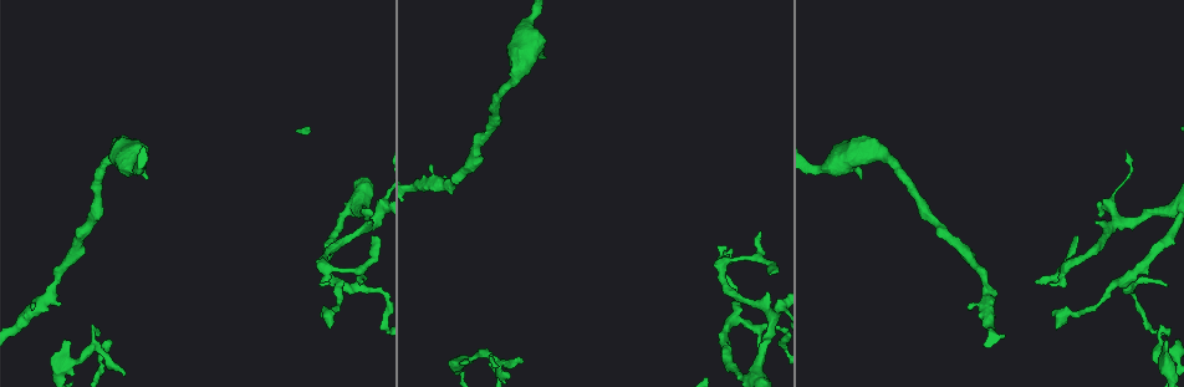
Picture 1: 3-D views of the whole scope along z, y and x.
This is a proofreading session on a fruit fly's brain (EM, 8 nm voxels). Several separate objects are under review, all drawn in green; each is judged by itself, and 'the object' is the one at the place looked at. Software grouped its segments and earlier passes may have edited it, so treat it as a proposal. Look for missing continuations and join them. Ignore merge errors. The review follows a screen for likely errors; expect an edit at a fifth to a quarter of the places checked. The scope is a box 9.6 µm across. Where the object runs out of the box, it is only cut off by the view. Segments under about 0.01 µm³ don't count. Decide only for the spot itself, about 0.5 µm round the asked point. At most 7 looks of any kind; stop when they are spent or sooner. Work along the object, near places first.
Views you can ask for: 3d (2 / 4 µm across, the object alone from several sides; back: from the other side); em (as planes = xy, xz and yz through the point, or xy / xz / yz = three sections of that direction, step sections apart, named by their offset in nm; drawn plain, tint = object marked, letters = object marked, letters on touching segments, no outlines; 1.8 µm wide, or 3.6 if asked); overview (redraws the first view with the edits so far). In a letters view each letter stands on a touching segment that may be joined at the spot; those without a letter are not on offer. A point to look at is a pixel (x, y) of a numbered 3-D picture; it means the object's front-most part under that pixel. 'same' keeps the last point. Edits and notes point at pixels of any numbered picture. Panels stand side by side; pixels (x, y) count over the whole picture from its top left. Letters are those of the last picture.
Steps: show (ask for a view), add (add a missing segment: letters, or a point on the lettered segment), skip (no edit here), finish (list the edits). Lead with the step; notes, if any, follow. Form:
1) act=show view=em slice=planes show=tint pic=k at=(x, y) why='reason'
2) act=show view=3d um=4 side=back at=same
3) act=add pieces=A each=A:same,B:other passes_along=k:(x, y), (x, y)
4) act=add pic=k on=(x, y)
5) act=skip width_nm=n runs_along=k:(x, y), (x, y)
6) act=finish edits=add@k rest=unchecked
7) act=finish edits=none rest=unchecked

act=show view=3d um=2 pic=1 at=(53, 283) why='narrows sharply'

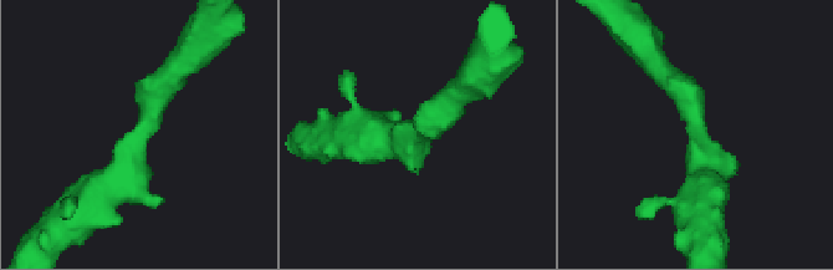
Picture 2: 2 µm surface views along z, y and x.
act=show view=em slice=planes show=plain pic=2 at=(419, 129) arm_widths_nm=240,340 why='need the tissue'

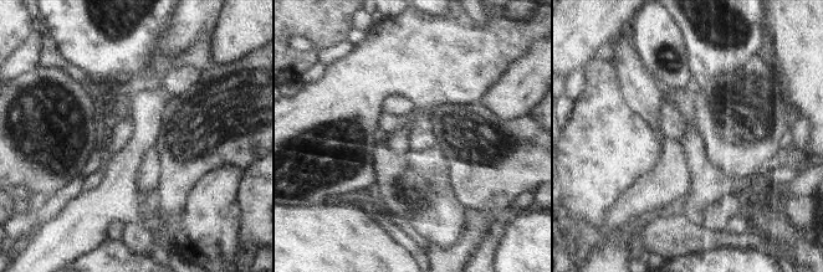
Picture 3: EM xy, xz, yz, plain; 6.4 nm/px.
act=show view=em slice=planes show=letters at=same why='what lies round it'

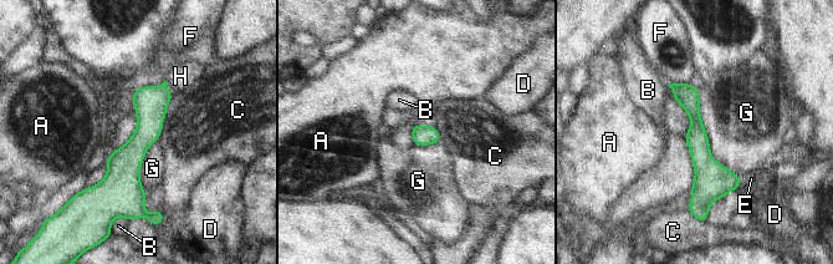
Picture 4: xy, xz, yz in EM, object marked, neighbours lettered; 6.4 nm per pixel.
act=add pieces=E width_nm=130 each=A:other,B:other,C:other,D:other,E:same,F:other,G:other,H:other passes_along=4:(713, 181), (739, 182), (751, 178) found='the cell continues'

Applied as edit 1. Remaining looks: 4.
act=show view=overview

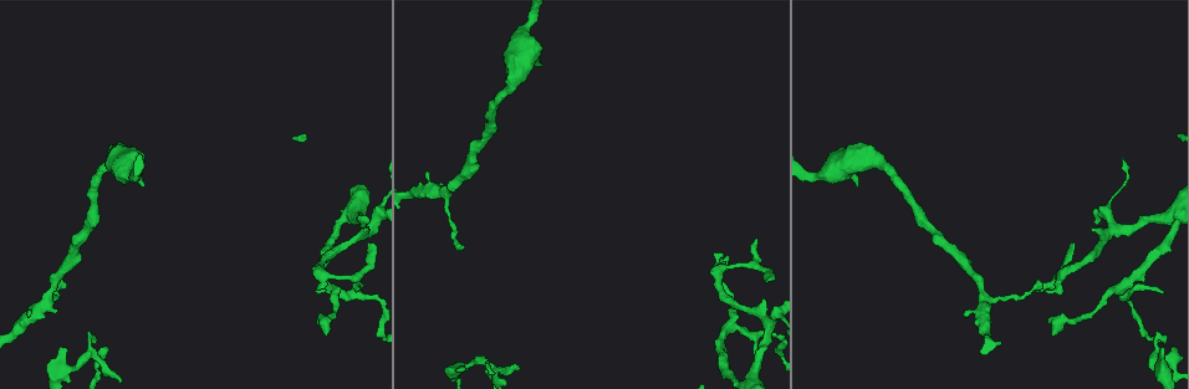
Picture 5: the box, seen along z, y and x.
act=show view=3d um=4 pic=5 at=(1164, 349) why='free end'

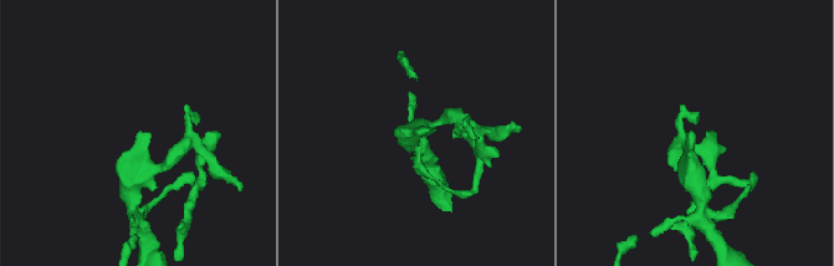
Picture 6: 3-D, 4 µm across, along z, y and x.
act=show view=em slice=xy step=16 show=letters pic=6 at=(428, 132) arm_widths_nm=190,320 why='shape alone is not enough'

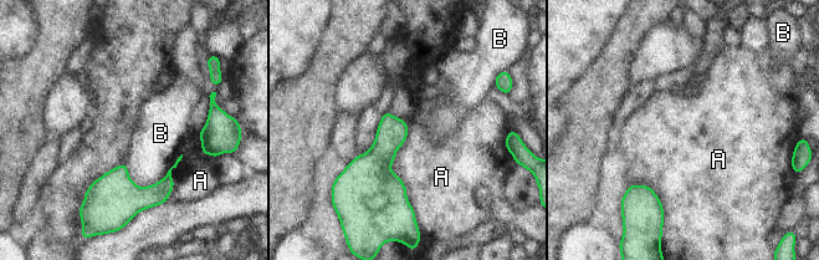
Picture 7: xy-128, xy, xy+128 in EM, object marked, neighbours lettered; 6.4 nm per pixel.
act=show view=em slice=planes show=letters at=same

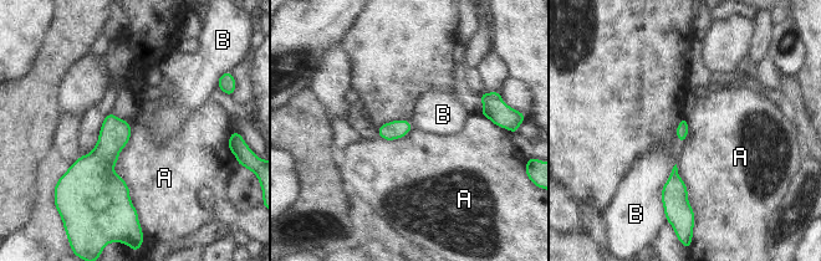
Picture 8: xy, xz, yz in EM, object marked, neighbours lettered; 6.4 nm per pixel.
act=skip each=A:other,B:other border=8:(127, 119), (113, 170), (138, 218) found='no lettered segment goes on from it'

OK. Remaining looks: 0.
act=finish edits=add@4 rest=unchecked

